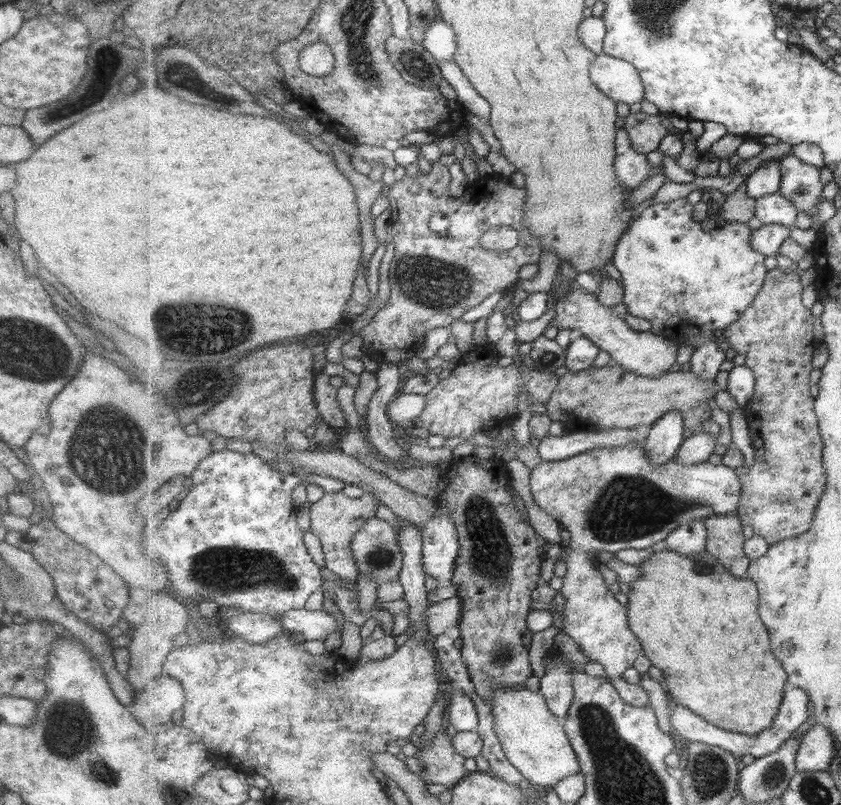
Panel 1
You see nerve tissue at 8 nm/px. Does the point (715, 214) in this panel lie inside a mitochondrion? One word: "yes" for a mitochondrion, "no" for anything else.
no

